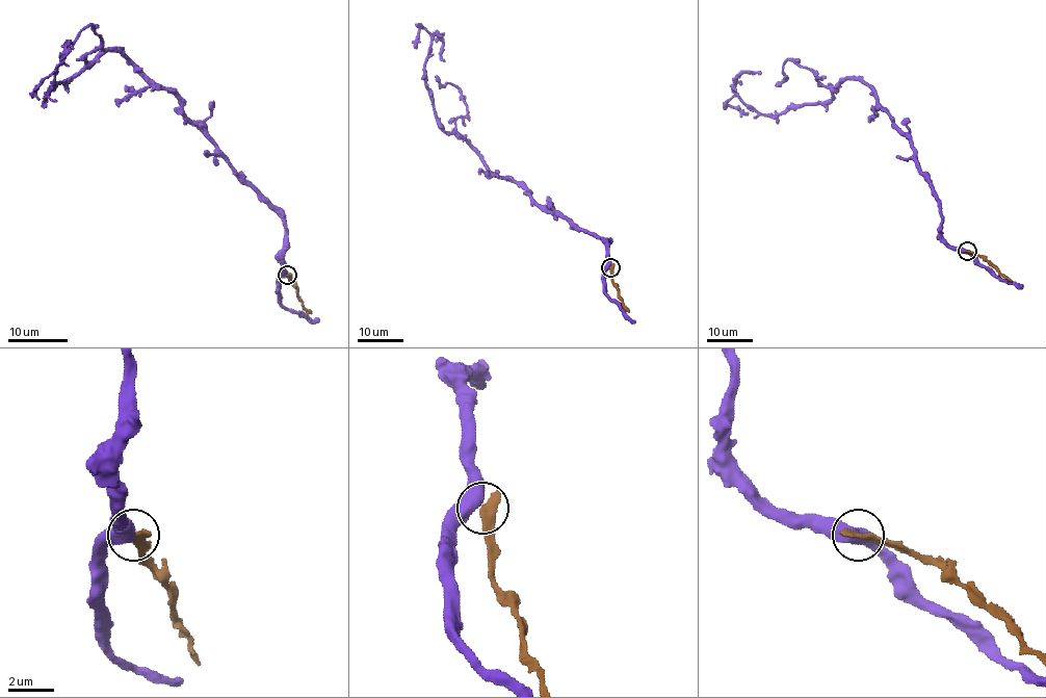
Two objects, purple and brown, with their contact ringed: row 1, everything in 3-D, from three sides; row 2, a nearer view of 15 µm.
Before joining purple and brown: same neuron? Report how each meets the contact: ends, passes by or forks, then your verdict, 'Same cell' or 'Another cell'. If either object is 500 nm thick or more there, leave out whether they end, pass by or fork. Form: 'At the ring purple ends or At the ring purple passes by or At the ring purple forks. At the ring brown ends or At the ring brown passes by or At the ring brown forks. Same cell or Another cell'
Another cell

